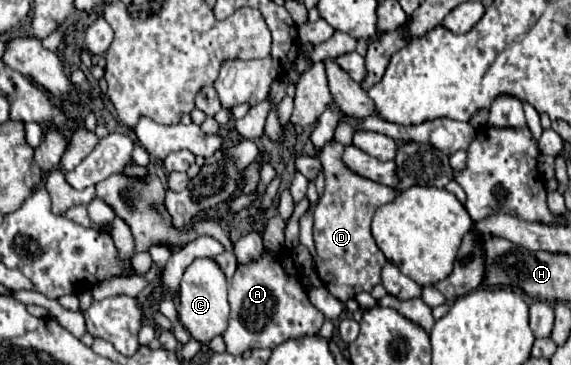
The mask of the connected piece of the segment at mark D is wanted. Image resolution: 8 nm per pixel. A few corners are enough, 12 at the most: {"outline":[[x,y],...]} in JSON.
{"outline":[[320,152],[316,268],[346,302],[382,282],[370,222],[396,192]]}

